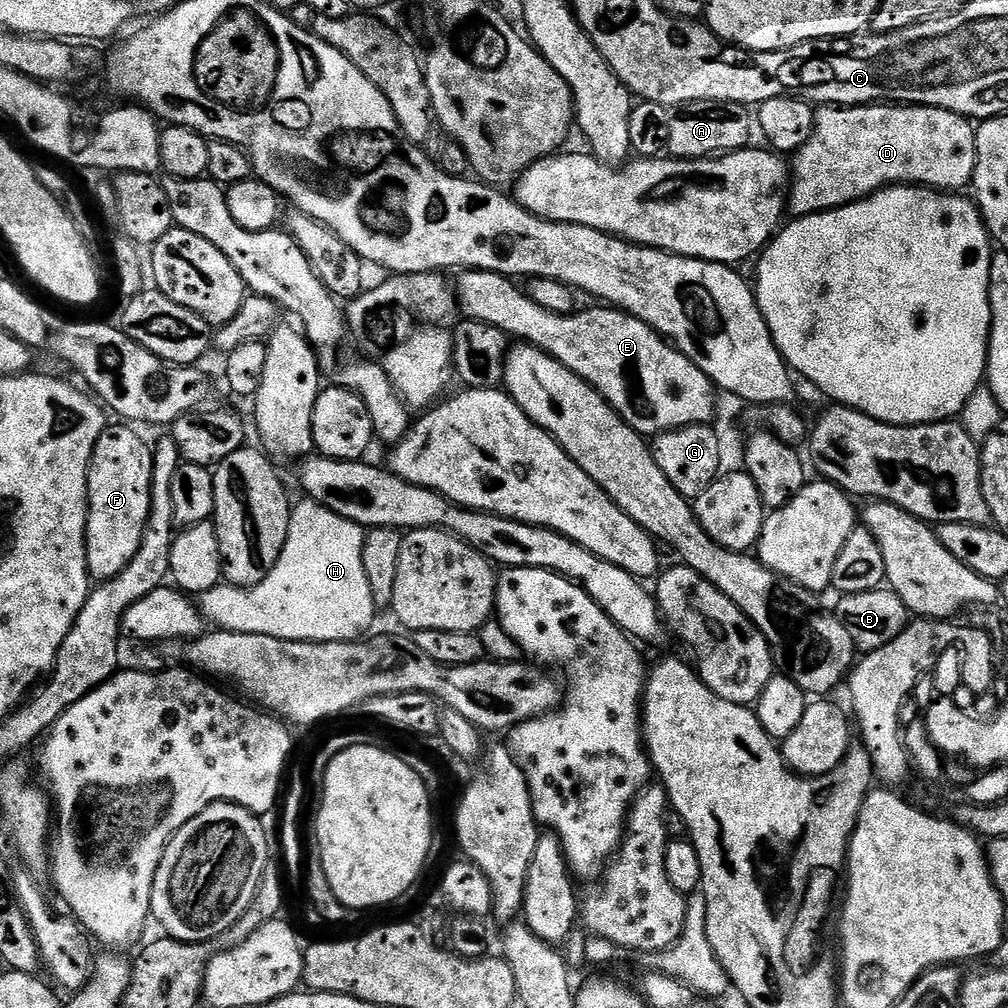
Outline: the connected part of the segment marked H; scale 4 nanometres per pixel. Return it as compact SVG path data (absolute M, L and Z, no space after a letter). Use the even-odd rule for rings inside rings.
M304 498L292 510L286 546L270 574L253 588L233 588L221 582L215 588L199 593L198 607L207 623L226 632L262 634L279 640L310 640L314 644L329 644L339 640L359 640L371 633L372 619L378 606L370 594L366 566L362 566L365 529L360 525L326 510L318 502Z

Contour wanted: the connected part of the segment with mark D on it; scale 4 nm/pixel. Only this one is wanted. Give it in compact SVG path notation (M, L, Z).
M820 106L814 113L809 140L794 152L796 161L790 164L790 191L786 208L793 217L829 212L831 208L853 204L873 192L897 184L950 193L971 185L976 165L976 128L966 116L923 106Z

